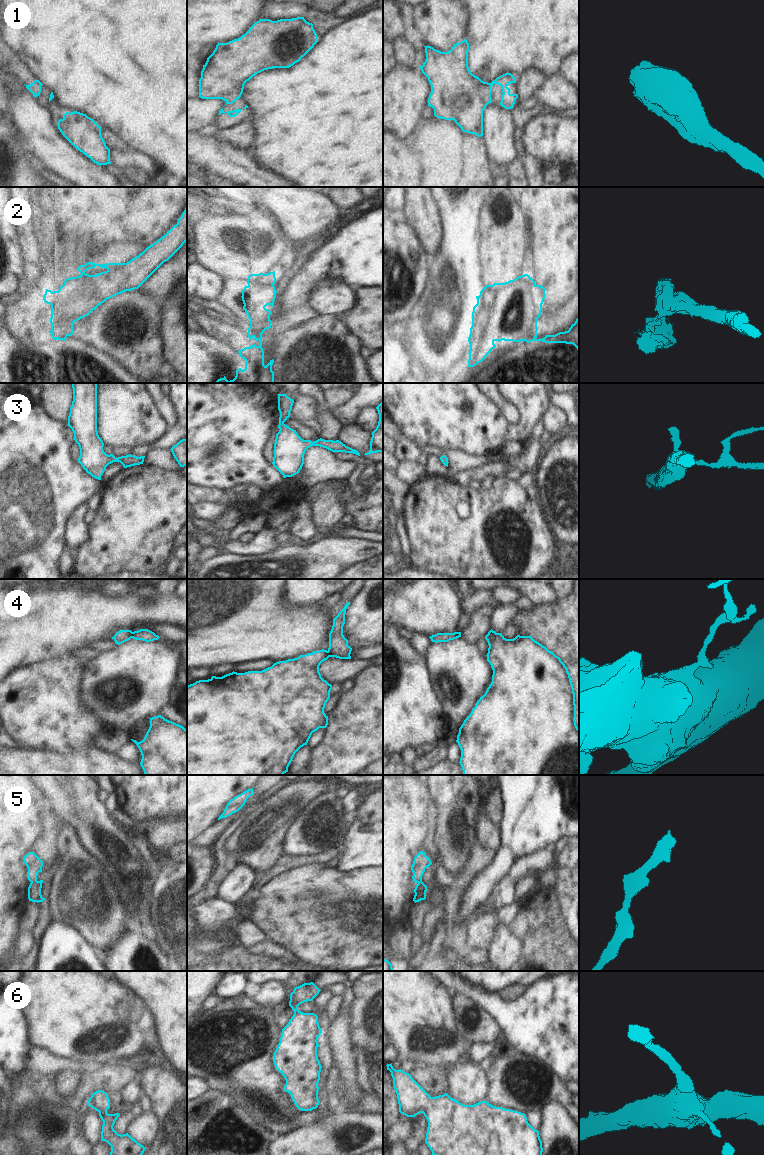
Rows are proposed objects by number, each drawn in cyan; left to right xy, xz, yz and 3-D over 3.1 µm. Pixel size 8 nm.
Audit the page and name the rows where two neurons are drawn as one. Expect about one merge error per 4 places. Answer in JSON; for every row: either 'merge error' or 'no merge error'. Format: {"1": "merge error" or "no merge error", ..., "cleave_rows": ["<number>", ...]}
{"1": "no merge error", "2": "merge error", "3": "no merge error", "4": "merge error", "5": "no merge error", "6": "no merge error", "cleave_rows": ["2", "4"]}

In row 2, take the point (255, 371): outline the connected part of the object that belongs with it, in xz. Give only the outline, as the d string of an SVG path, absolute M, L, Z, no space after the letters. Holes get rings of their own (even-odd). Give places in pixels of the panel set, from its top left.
M264 331L260 334L259 346L253 344L238 351L240 357L246 361L245 369L237 369L233 380L228 381L224 376L215 383L275 383L272 371L274 360L272 359L266 366L264 365L263 333Z

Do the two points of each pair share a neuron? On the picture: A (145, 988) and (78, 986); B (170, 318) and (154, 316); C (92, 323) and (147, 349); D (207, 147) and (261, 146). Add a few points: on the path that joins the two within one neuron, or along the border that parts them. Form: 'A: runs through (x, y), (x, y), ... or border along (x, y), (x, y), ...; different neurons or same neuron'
A: border along (119, 981), (130, 987), (147, 1005); different neurons
B: border along (165, 300), (162, 309), (161, 337), (163, 340); different neurons
C: runs through (101, 338), (115, 350), (123, 353), (132, 353); same neuron
D: border along (253, 149), (257, 160), (266, 169); different neurons

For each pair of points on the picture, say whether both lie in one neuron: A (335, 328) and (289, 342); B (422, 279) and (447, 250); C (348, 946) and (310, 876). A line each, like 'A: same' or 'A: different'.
A: same
B: different
C: same

